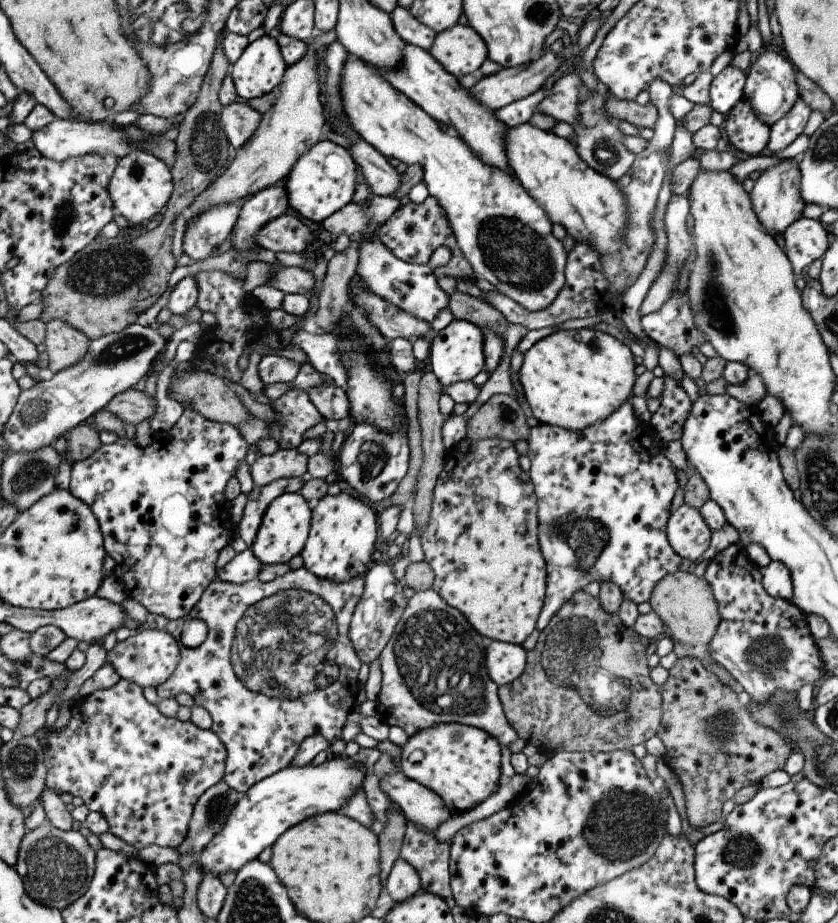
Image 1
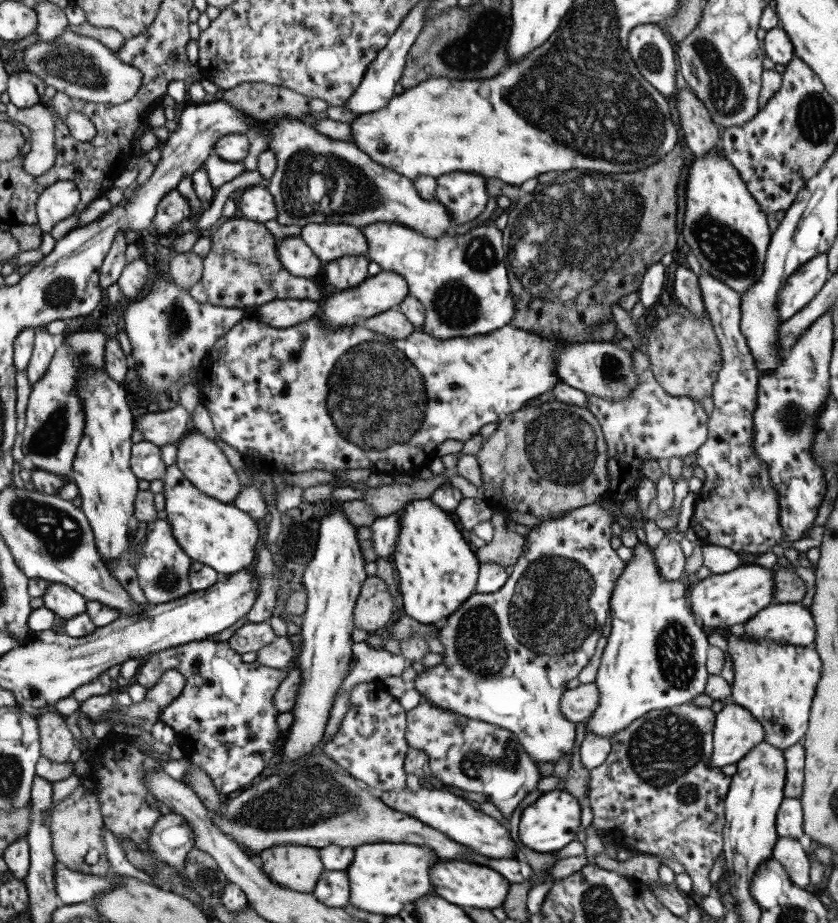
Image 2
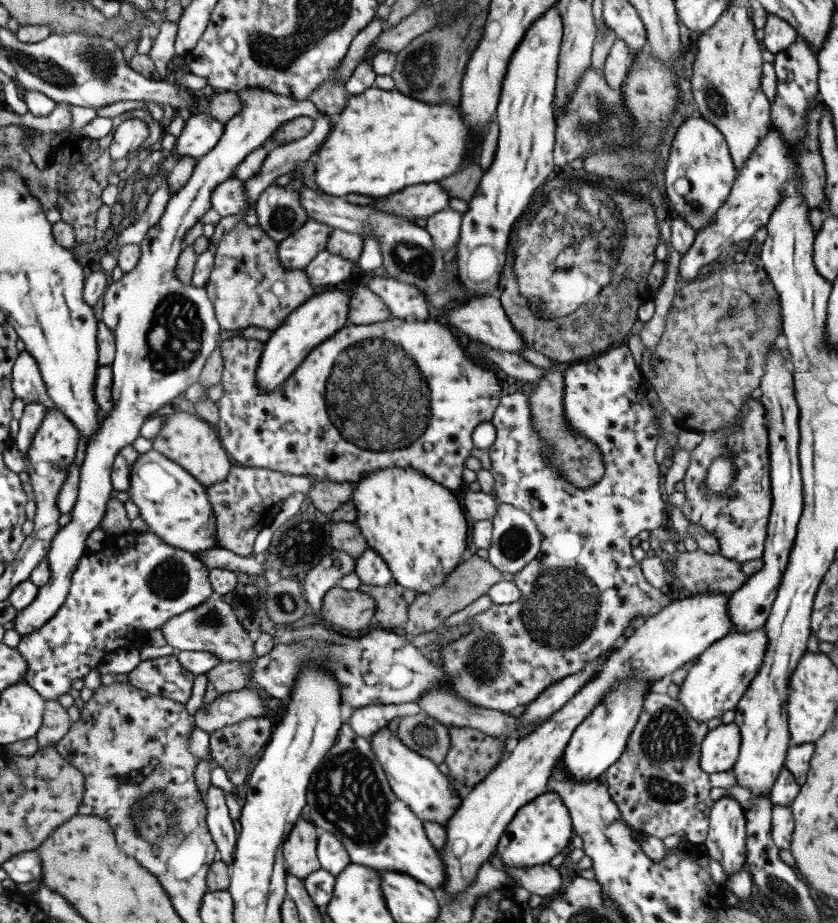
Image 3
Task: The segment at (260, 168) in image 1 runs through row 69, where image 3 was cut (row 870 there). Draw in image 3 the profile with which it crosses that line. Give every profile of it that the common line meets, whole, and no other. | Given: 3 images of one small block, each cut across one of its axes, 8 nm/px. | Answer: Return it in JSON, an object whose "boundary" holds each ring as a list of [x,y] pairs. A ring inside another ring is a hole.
{"boundary":[[[305,816],[296,821],[283,846],[286,874],[305,879],[321,869],[317,857],[318,837],[316,826]]]}

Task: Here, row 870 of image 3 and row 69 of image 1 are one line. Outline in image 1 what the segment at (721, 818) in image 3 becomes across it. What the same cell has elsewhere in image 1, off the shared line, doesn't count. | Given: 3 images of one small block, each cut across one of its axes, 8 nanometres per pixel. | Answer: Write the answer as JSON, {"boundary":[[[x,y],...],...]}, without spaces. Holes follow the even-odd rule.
{"boundary":[[[732,66],[726,67],[713,78],[709,90],[710,105],[716,112],[727,115],[732,107],[743,98],[747,75]]]}

